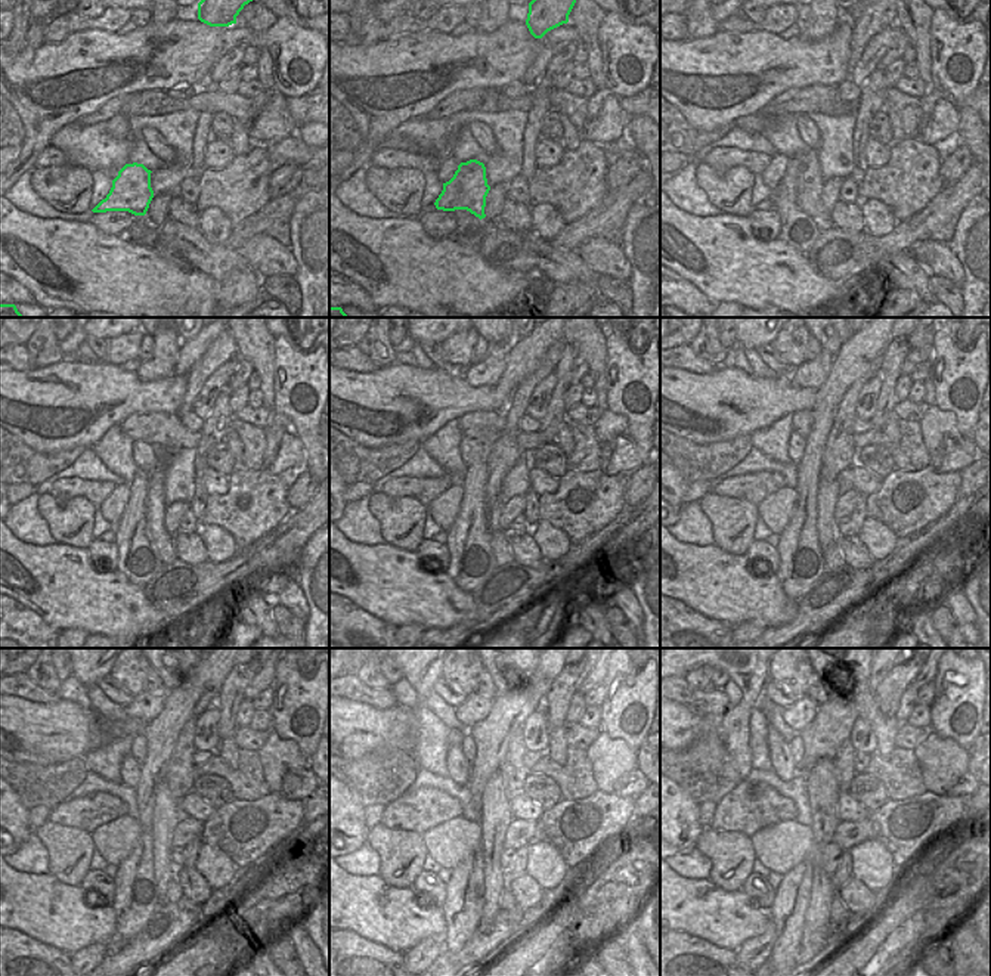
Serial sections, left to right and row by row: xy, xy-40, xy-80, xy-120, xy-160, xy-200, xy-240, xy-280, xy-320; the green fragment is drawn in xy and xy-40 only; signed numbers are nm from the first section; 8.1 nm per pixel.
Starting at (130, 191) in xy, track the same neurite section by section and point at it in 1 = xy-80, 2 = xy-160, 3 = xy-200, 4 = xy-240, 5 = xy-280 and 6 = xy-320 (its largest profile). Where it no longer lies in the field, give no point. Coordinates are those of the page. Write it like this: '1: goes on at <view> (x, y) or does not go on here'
1: goes on at xy-80 (810, 185)
2: goes on at xy-160 (504, 454)
3: goes on at xy-200 (839, 454)
4: goes on at xy-240 (180, 774)
5: goes on at xy-280 (513, 770)
6: goes on at xy-320 (844, 761)

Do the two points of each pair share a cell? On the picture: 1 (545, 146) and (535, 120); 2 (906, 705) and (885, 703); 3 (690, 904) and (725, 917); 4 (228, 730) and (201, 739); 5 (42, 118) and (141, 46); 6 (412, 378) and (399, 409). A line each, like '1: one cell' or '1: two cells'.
1: two cells
2: two cells
3: one cell
4: two cells
5: one cell
6: one cell

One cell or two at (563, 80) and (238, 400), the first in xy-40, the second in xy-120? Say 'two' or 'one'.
one

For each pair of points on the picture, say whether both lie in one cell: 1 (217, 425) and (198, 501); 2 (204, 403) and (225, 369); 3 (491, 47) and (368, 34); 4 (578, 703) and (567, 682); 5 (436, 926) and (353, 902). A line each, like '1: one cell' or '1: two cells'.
1: one cell
2: one cell
3: two cells
4: two cells
5: one cell

